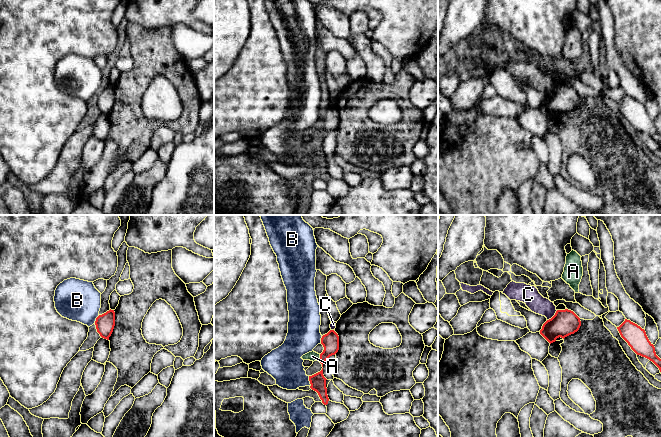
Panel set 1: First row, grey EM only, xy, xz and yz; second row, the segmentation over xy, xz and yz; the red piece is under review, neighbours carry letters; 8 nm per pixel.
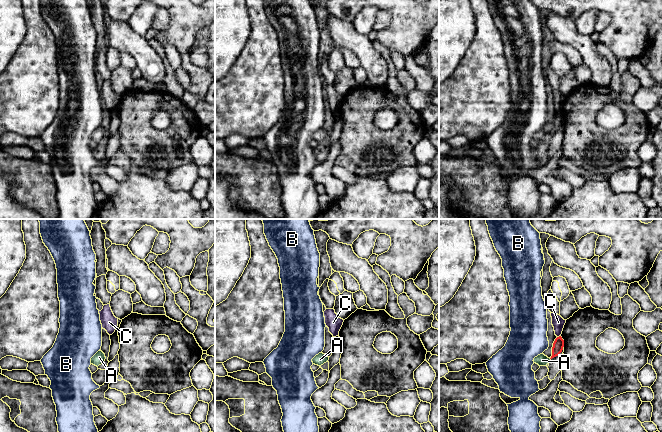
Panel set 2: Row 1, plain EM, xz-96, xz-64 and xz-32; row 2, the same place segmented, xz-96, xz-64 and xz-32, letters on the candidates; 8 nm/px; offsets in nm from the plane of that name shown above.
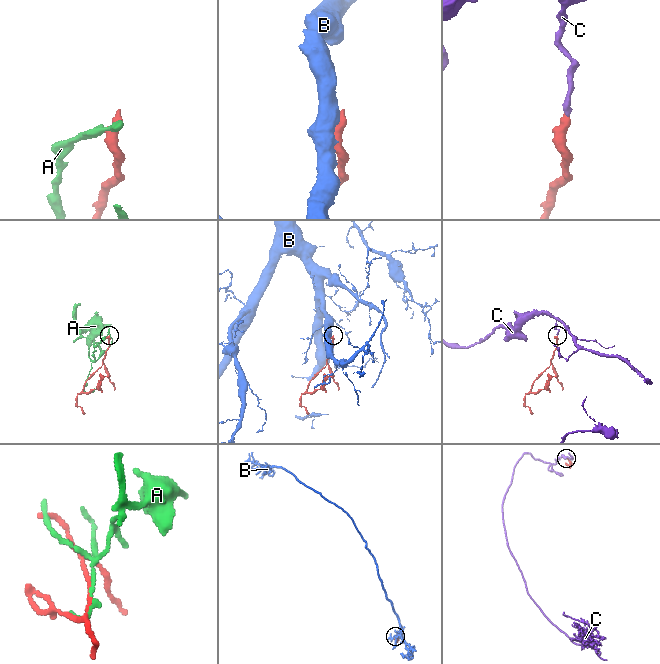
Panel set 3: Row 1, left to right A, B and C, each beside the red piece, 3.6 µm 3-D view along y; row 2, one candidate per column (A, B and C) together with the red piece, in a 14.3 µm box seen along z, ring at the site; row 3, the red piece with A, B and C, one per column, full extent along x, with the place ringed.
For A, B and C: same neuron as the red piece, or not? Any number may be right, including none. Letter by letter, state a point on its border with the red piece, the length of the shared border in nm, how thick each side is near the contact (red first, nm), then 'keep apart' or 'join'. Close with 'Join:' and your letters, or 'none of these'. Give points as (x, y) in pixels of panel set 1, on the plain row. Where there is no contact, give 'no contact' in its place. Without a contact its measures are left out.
A: meets red in xz at (320, 133); contact 50 nm long; 140 nm thick on the red side, 80 nm on the other; keep apart
B: meets red in xz at (309, 156); contact 90 nm long; 130 nm thick on the red side, 280 nm on the other; keep apart
C: meets red in yz at (553, 92); contact 120 nm long; 200 nm thick on the red side, 150 nm on the other; keep apart
Join: none of these

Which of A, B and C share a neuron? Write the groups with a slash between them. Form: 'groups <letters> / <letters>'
groups A / B / C

